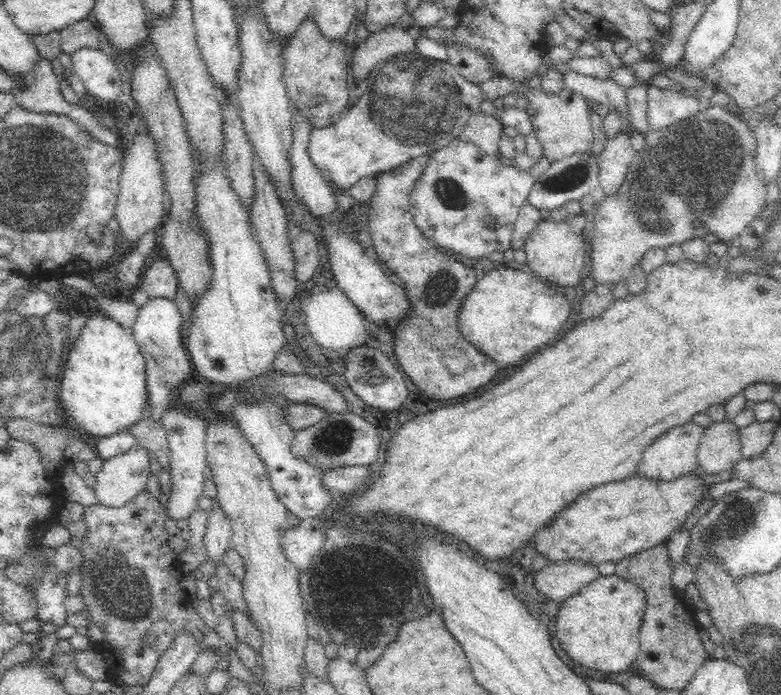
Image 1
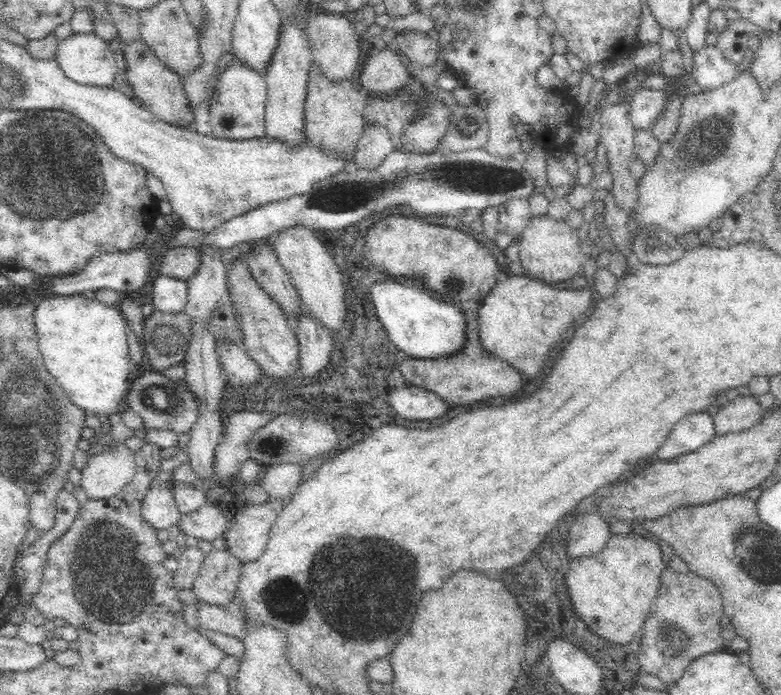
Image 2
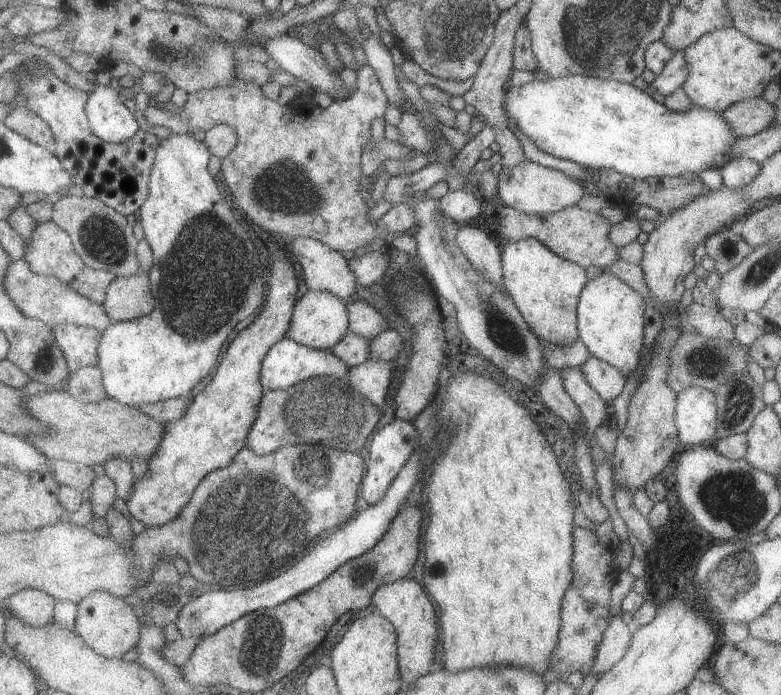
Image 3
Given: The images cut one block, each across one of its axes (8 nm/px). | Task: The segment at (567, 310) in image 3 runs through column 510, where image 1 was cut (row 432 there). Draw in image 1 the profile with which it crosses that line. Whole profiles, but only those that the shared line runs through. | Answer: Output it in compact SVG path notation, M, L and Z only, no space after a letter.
M266 401L261 405L238 407L233 412L233 422L242 431L247 441L253 444L256 453L268 466L272 489L276 490L276 495L284 502L287 510L296 515L299 520L306 517L322 518L329 510L328 504L332 502L334 494L325 492L320 487L320 470L293 460L288 446L288 440L293 434L292 429L280 423L276 413L283 405L286 404Z

